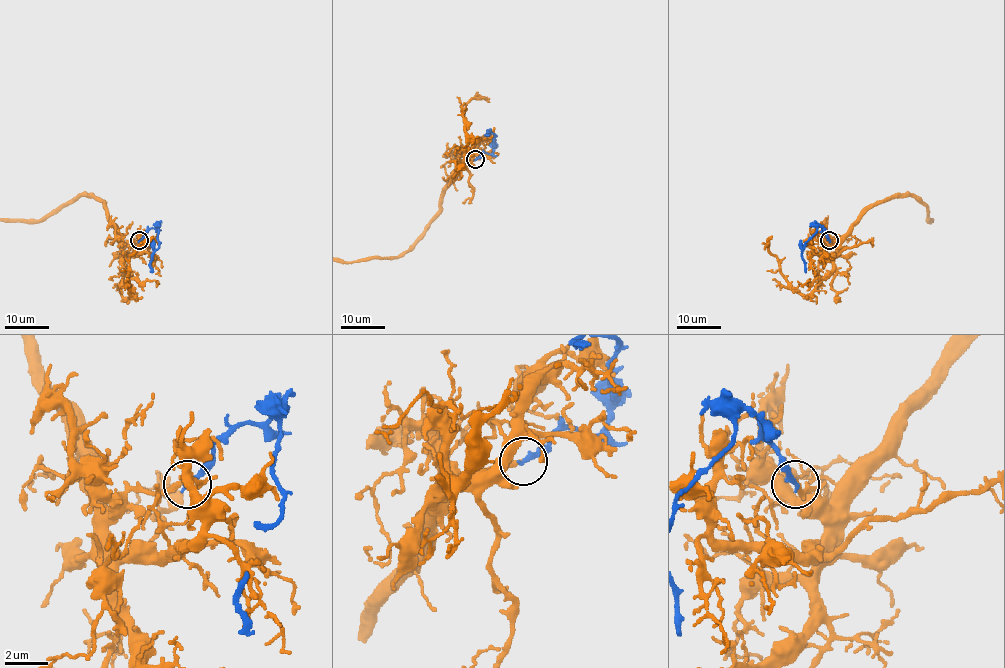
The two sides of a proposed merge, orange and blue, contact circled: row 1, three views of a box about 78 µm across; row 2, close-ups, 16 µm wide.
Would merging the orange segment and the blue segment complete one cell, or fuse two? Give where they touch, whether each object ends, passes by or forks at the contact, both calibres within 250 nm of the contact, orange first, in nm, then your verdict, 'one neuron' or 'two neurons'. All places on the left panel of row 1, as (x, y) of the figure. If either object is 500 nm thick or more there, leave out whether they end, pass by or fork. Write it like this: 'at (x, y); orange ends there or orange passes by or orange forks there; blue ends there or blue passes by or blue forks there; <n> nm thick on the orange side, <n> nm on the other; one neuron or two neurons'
at (139, 240); orange ends there; blue ends there; 240 nm thick on the orange side, 280 nm on the other; two neurons

